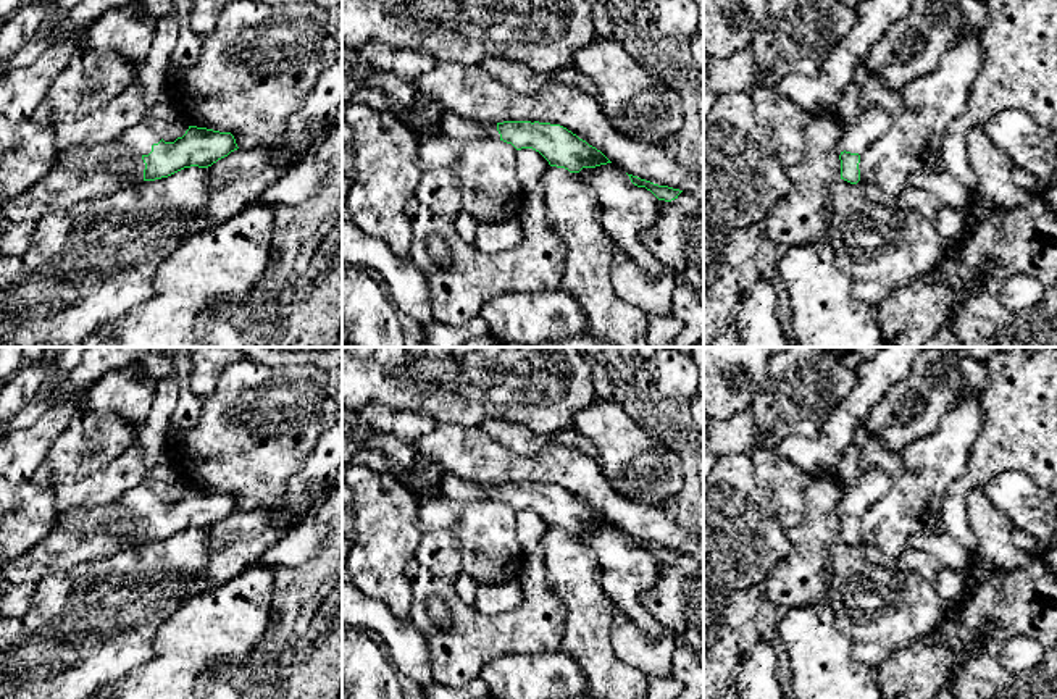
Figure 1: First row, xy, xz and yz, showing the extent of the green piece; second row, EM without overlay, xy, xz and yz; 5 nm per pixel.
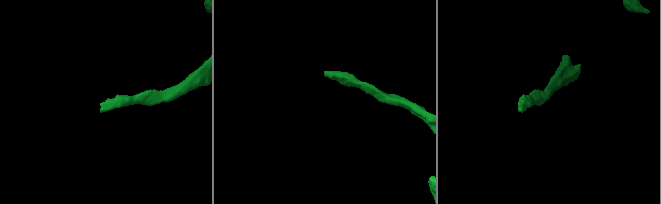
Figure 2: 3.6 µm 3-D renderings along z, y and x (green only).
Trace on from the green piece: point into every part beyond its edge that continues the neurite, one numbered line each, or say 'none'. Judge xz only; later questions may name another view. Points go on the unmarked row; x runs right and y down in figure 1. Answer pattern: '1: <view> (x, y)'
1: xz (452, 486)

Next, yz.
1: yz (875, 483)

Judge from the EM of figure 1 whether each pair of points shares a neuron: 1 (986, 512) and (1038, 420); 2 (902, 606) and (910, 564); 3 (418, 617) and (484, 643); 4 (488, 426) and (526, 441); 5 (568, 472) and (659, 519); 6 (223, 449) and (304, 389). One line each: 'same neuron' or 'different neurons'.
1: different neurons
2: different neurons
3: same neuron
4: same neuron
5: same neuron
6: same neuron

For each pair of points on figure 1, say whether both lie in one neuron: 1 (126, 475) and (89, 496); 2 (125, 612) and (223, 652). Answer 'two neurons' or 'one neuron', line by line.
1: one neuron
2: two neurons

